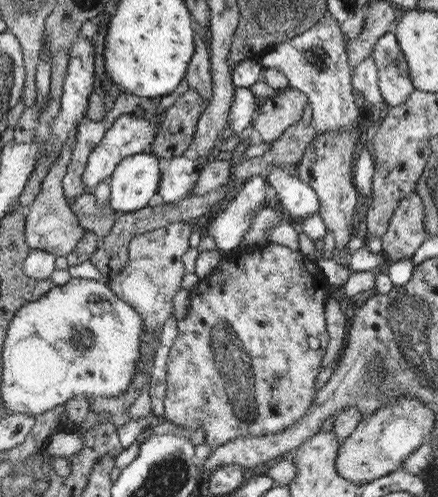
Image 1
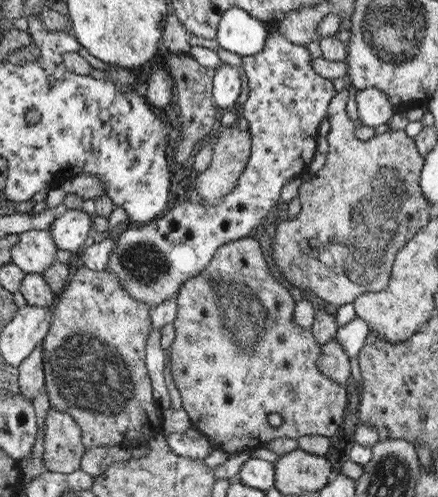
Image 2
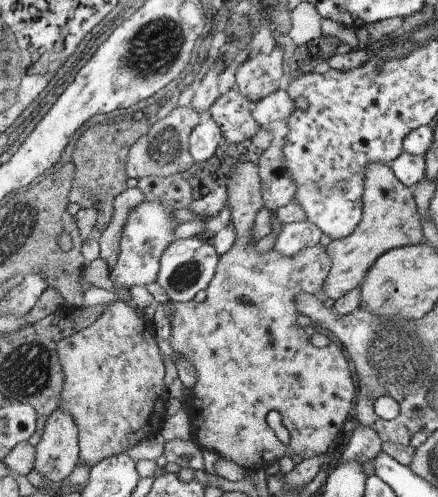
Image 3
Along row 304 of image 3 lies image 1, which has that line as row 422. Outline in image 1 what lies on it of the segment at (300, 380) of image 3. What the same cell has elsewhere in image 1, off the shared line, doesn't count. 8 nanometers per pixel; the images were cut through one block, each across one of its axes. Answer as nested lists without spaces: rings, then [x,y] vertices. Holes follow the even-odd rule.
[[[281,244],[225,252],[217,268],[189,292],[189,312],[177,322],[177,336],[165,364],[165,420],[191,434],[201,428],[209,448],[219,448],[237,438],[283,434],[283,430],[295,426],[299,416],[311,410],[315,376],[329,342],[323,318],[327,286],[317,264]]]

